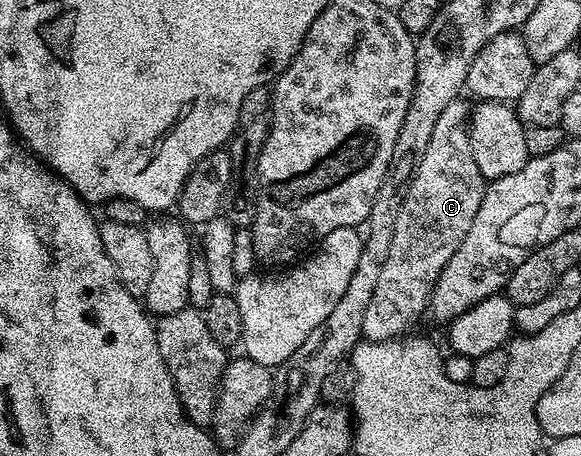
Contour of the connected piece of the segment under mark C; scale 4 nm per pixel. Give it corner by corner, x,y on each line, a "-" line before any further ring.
458,97
450,104
446,104
445,110
442,111
442,117
438,119
438,125
435,126
434,133
430,136
430,145
426,148
426,156
422,156
422,164
418,164
416,174
413,176
410,185
408,185
408,192
402,204
402,212
398,214
398,224
394,230
394,241
390,244
390,256
386,256
386,264
382,264
382,272
378,275
378,285
374,288
374,300
370,300
370,305
366,307
366,316
362,319
362,335
367,341
390,342
407,335
411,331
408,329
419,320
420,313
423,315
427,311
428,301
432,299
432,289
436,287
436,281
442,276
442,270
446,268
450,256
454,256
454,252
458,252
462,240
466,240
466,232
470,232
470,224
474,224
474,216
478,216
478,208
482,204
486,179
482,176
482,172
478,172
478,163
474,160
474,148
470,146
470,136
468,135
470,106
469,103
466,104
464,101
463,97

